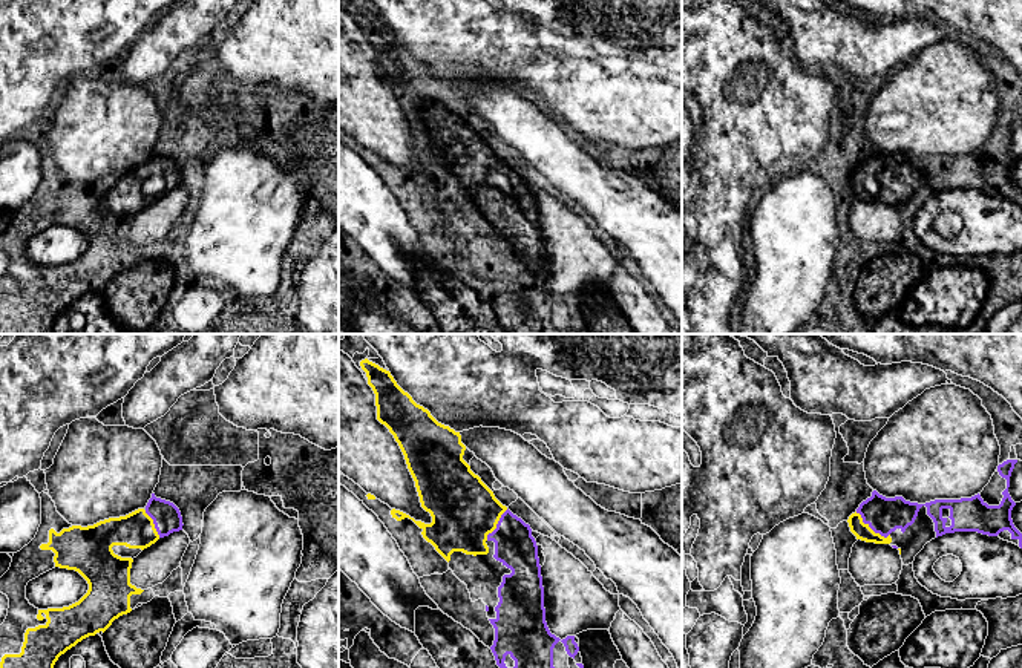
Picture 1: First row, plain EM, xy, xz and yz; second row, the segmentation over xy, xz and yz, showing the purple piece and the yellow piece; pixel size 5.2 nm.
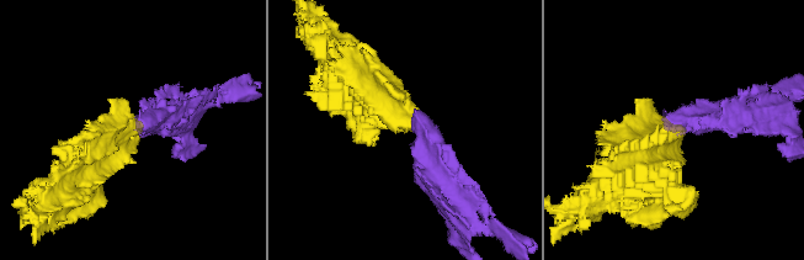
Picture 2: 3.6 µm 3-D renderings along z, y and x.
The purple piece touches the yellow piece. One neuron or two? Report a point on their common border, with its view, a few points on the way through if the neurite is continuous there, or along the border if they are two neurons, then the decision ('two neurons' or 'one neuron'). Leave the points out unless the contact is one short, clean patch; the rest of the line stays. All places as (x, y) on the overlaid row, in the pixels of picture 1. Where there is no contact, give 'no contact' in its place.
yz (871, 527) | across yz (884, 515), (871, 527), (861, 530) | one neuron

